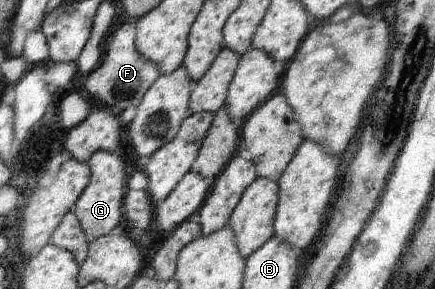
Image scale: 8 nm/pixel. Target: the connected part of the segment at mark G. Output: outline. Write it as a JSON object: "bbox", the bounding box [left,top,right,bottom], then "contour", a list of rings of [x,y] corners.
{"bbox":[74,152,126,243],"contour":[[[96,152],[87,164],[91,167],[91,183],[88,184],[86,191],[80,196],[75,205],[74,213],[79,217],[83,230],[87,235],[87,240],[92,243],[100,237],[107,236],[114,227],[120,225],[122,221],[122,199],[124,199],[124,187],[126,187],[126,163],[110,155],[110,152]]]}

